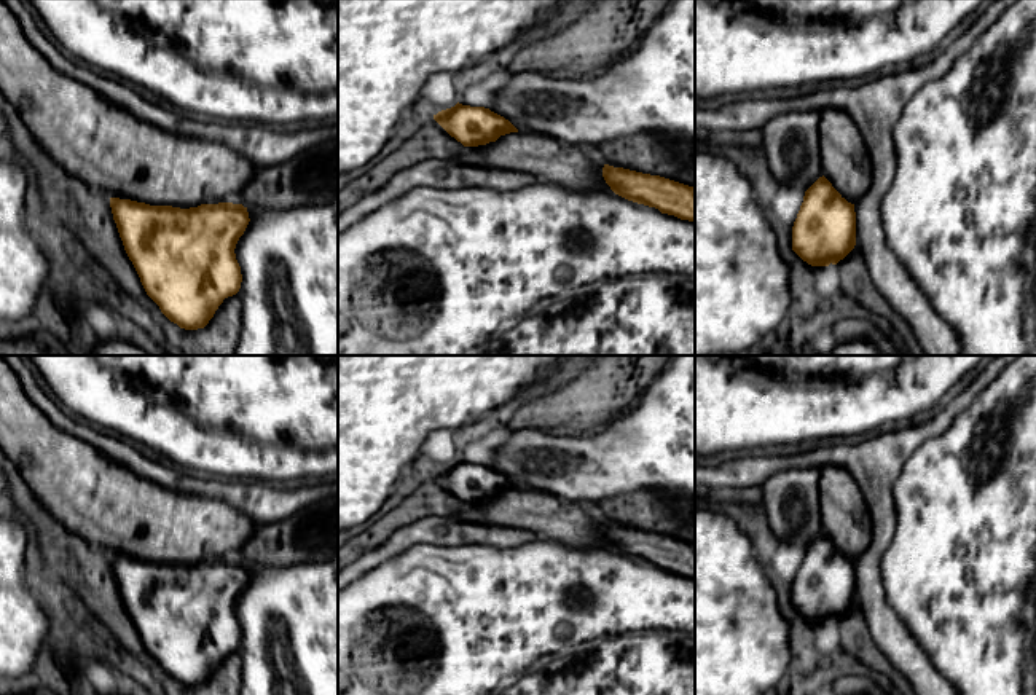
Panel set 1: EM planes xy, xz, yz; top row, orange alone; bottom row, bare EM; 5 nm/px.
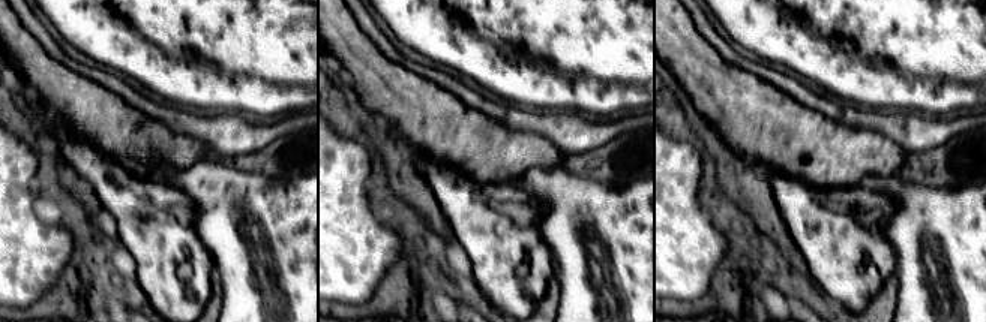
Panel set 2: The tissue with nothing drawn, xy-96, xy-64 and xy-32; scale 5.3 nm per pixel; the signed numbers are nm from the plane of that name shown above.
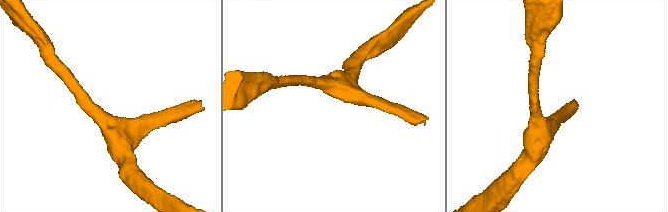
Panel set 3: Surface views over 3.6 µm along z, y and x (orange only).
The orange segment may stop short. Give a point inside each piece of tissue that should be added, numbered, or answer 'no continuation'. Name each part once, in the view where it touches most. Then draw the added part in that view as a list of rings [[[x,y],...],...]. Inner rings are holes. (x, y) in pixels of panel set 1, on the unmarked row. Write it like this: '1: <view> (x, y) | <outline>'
no continuation

